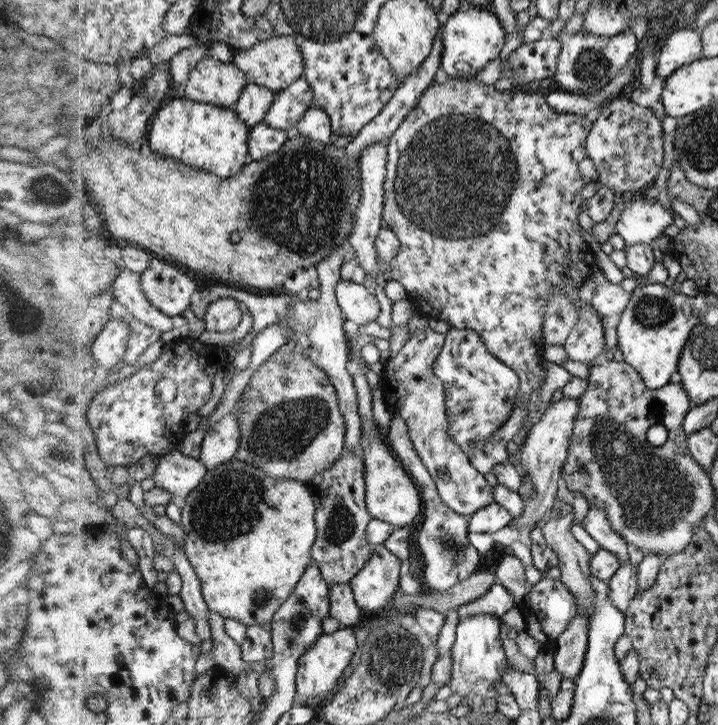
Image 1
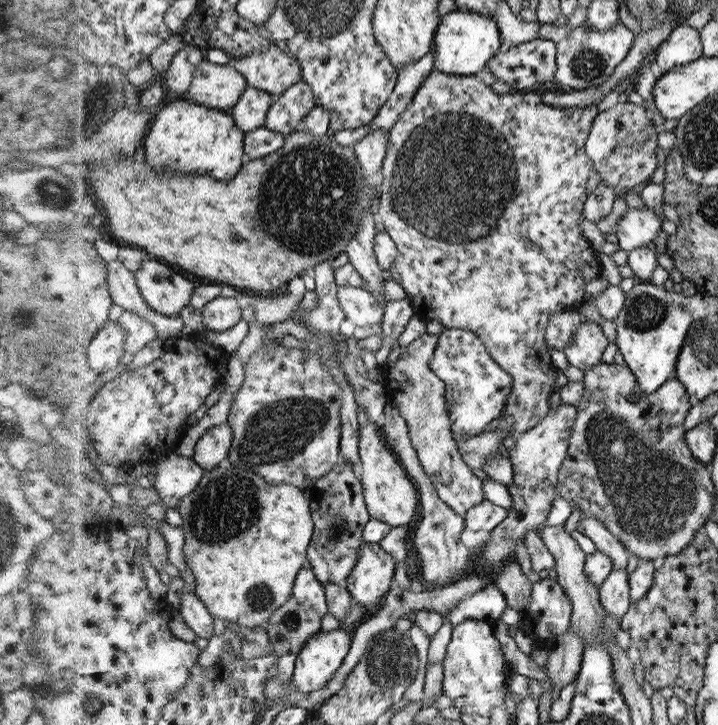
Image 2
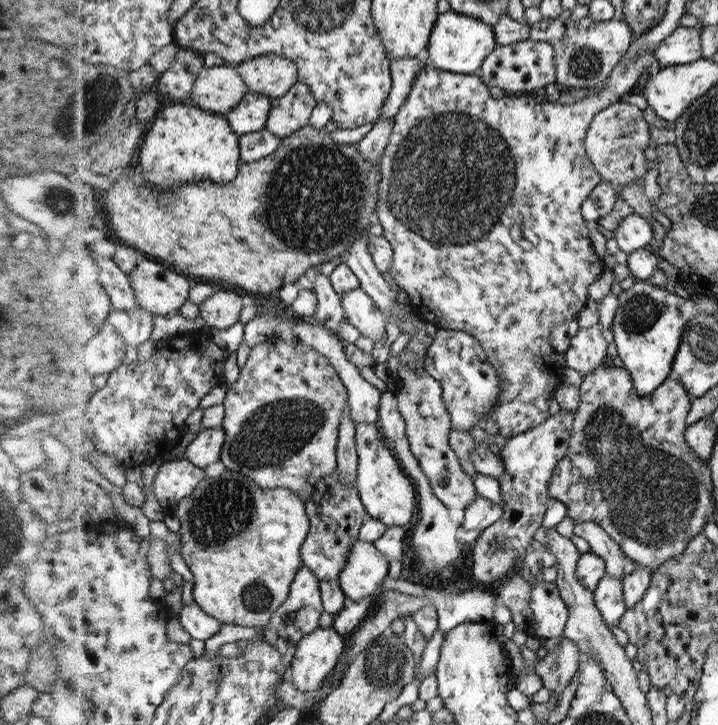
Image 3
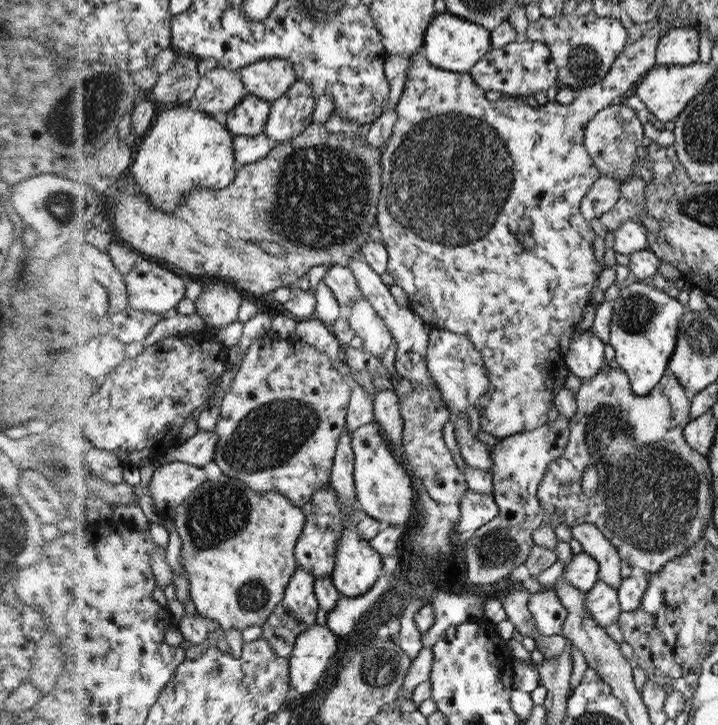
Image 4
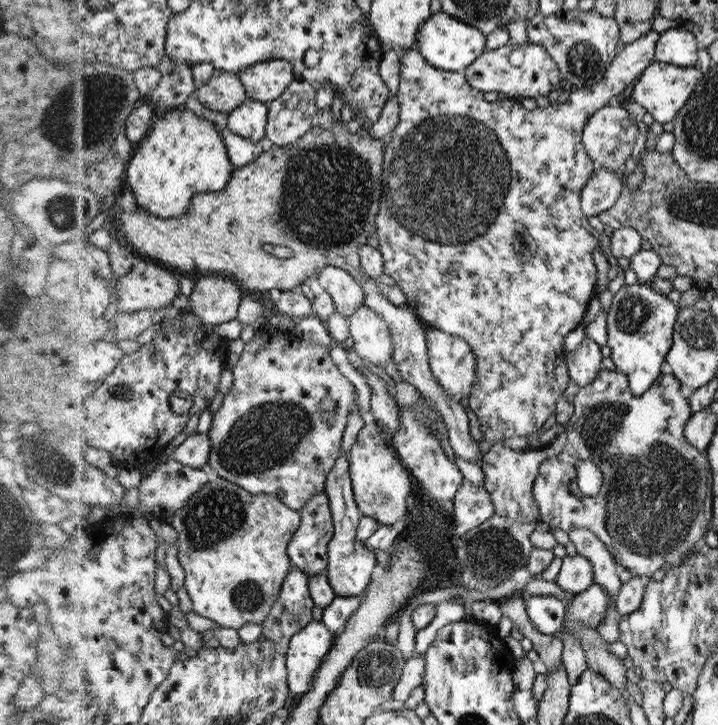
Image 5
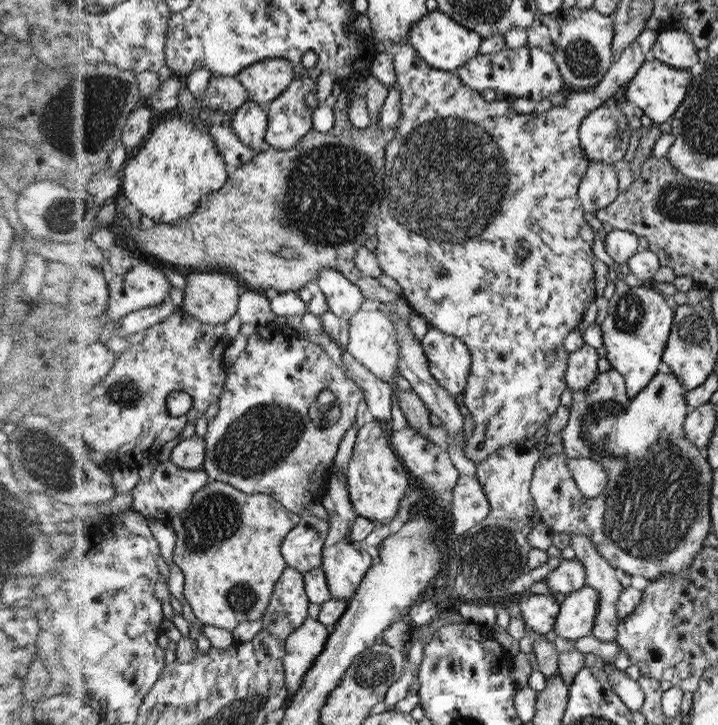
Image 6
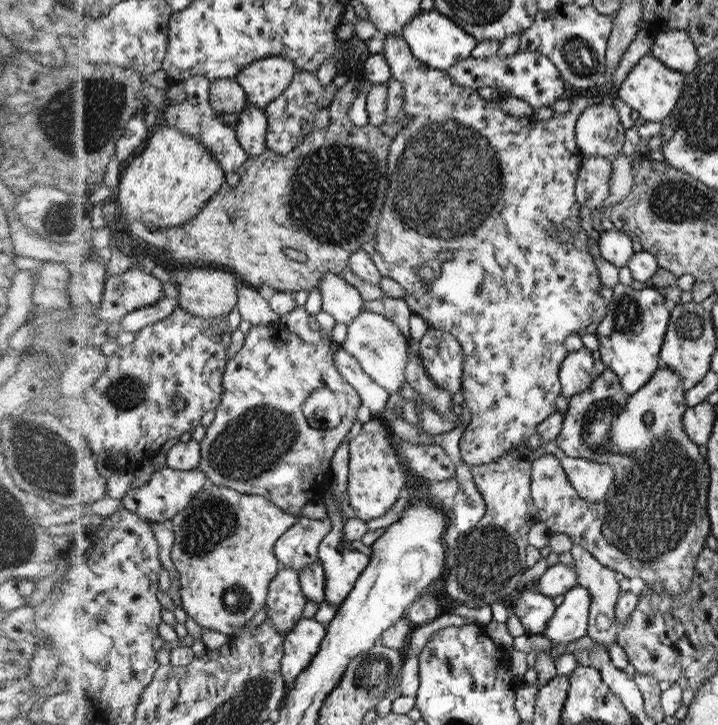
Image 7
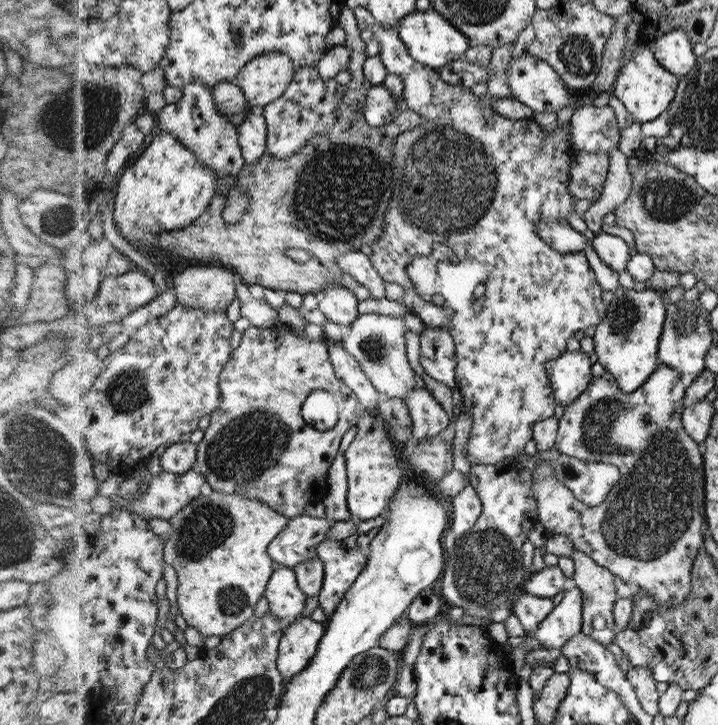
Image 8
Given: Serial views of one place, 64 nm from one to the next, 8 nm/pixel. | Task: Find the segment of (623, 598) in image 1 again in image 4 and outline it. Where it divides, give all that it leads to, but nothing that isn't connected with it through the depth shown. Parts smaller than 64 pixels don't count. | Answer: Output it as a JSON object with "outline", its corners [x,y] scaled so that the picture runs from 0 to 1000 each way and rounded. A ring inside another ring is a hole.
{"outline":[[[833,801],[819,818],[816,818],[816,843],[825,848],[825,854],[836,865],[850,865],[859,861],[864,847],[864,829],[861,829],[861,814],[848,806]]]}

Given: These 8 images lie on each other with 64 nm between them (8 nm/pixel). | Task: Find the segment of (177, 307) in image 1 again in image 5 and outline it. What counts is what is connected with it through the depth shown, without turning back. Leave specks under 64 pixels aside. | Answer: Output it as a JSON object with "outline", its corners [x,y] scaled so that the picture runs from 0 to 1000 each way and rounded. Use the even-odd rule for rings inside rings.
{"outline":[[[201,357],[184,375],[163,386],[166,434],[240,422],[253,403],[249,383]]]}

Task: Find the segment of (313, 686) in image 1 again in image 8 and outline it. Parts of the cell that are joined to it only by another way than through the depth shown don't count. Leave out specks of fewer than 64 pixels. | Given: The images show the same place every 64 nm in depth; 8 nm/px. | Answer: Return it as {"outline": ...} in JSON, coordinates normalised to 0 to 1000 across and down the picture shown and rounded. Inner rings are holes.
{"outline":[[[422,851],[397,869],[390,892],[389,919],[393,931],[408,937],[425,927],[443,903],[454,862]]]}

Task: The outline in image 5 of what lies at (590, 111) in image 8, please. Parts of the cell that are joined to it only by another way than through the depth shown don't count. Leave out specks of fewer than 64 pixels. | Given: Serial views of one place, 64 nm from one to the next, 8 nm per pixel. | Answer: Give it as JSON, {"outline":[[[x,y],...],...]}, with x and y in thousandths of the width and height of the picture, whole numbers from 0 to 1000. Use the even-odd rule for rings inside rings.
{"outline":[[[861,132],[850,135],[851,141],[827,154],[822,160],[818,171],[813,174],[811,185],[811,199],[816,211],[825,221],[827,232],[843,232],[861,239],[864,243],[869,239],[869,223],[880,212],[880,204],[886,199],[886,175],[882,160],[877,160],[870,148],[864,143]]]}

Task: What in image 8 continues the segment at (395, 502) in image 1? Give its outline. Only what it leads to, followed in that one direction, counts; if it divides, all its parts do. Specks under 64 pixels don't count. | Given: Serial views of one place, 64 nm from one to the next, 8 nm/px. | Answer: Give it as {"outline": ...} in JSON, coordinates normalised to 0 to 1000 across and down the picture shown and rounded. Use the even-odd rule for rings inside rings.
{"outline":[[[508,570],[500,575],[496,586],[499,594],[493,607],[487,611],[481,622],[482,648],[483,648],[483,697],[490,716],[500,720],[504,717],[515,717],[524,714],[529,709],[535,709],[535,703],[542,698],[543,686],[554,677],[560,662],[560,646],[554,643],[554,632],[552,632],[552,621],[549,621],[549,610],[540,604],[540,596],[535,590],[535,585],[524,577],[518,577],[518,570]]]}

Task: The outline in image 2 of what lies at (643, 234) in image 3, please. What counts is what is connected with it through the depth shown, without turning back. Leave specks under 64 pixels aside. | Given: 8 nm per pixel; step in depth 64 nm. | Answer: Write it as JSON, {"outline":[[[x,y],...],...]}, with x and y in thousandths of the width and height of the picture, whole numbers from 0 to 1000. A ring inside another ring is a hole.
{"outline":[[[876,287],[875,292],[861,305],[858,324],[864,343],[883,346],[900,341],[919,321],[922,305],[905,287]]]}

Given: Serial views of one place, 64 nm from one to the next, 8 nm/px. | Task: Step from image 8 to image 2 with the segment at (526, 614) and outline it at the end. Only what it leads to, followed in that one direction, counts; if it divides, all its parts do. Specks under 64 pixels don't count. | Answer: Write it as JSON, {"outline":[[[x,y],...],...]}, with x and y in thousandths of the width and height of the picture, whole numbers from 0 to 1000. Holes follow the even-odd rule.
{"outline":[[[758,793],[742,806],[735,846],[752,883],[777,881],[792,869],[797,832],[777,801]]]}

